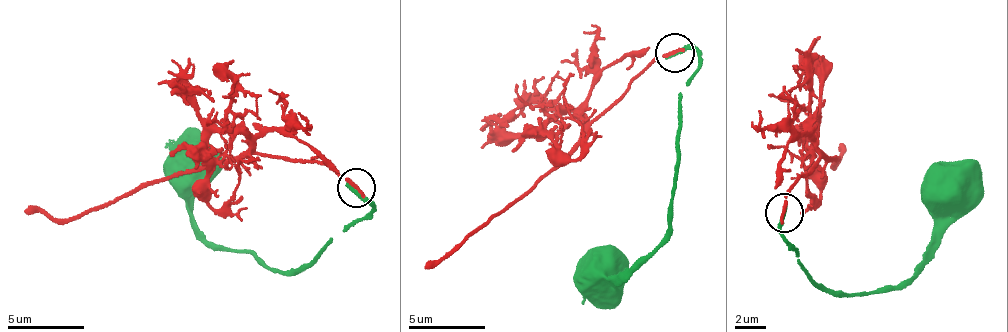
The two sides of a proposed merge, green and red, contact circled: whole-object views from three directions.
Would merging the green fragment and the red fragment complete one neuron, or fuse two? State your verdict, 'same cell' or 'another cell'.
another cell

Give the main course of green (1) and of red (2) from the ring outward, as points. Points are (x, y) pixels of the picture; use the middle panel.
1: (671, 52), (699, 58), (679, 93), (671, 231), (620, 273), (601, 272)
2: (675, 51), (643, 71), (581, 128), (560, 165), (539, 175), (523, 197), (424, 268)

